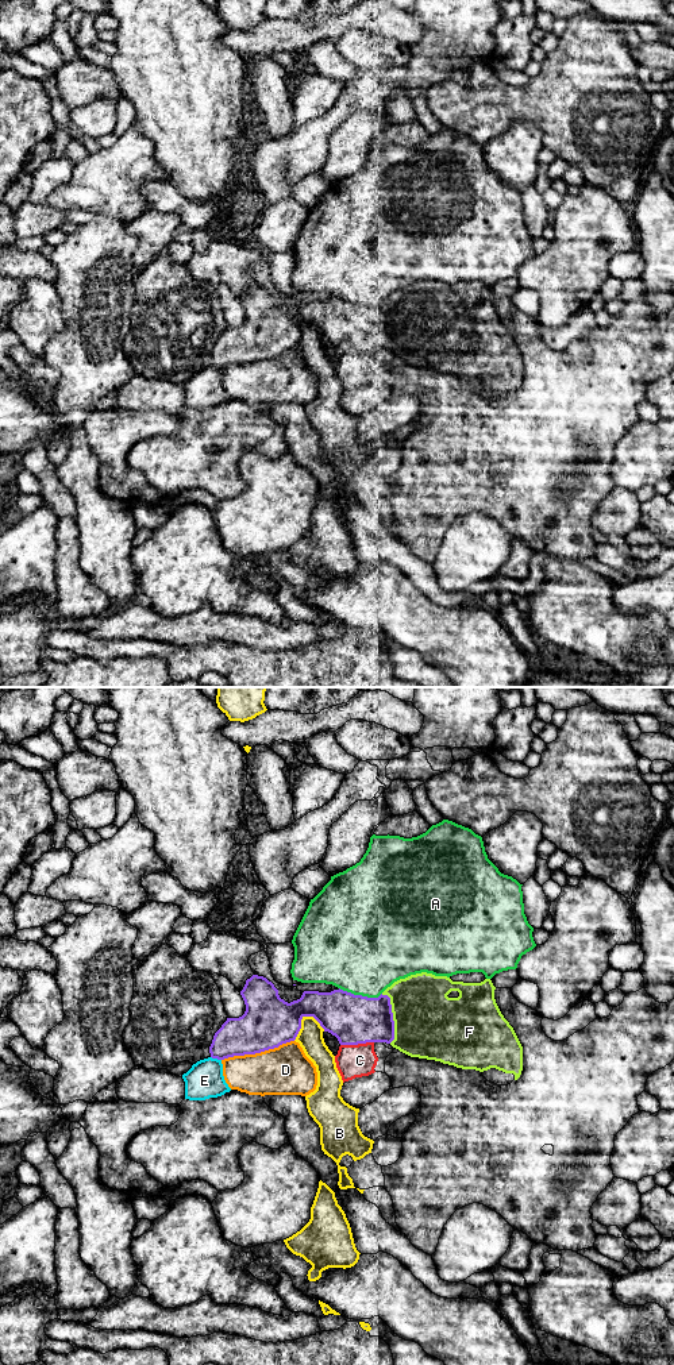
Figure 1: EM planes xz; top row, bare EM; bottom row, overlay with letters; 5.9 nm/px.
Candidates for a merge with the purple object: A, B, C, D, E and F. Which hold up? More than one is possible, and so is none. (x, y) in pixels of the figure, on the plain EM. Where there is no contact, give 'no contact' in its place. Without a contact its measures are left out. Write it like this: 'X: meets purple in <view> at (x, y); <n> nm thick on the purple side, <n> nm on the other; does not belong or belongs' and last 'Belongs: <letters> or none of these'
A: meets purple in xz at (361, 304); 300 nm thick on the purple side, 500 nm on the other; does not belong
B: meets purple in xz at (301, 327); 300 nm thick on the purple side, 150 nm on the other; does not belong
C: meets purple in xz at (357, 353); 300 nm thick on the purple side, 190 nm on the other; does not belong
D: meets purple in xz at (257, 361); 300 nm thick on the purple side, 280 nm on the other; does not belong
E: meets purple in xz at (216, 366); 240 nm thick on the purple side, 220 nm on the other; does not belong
F: meets purple in xz at (392, 326); 300 nm thick on the purple side, 400 nm on the other; belongs
Belongs: F

